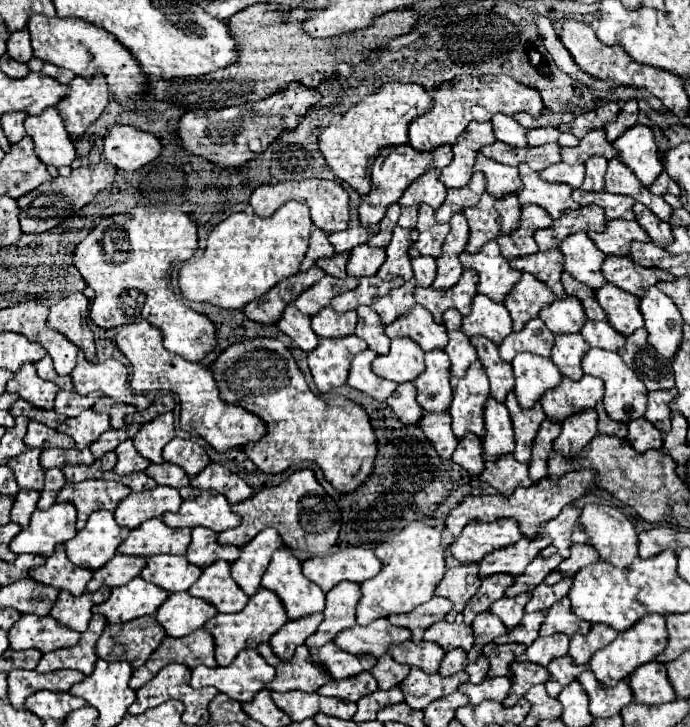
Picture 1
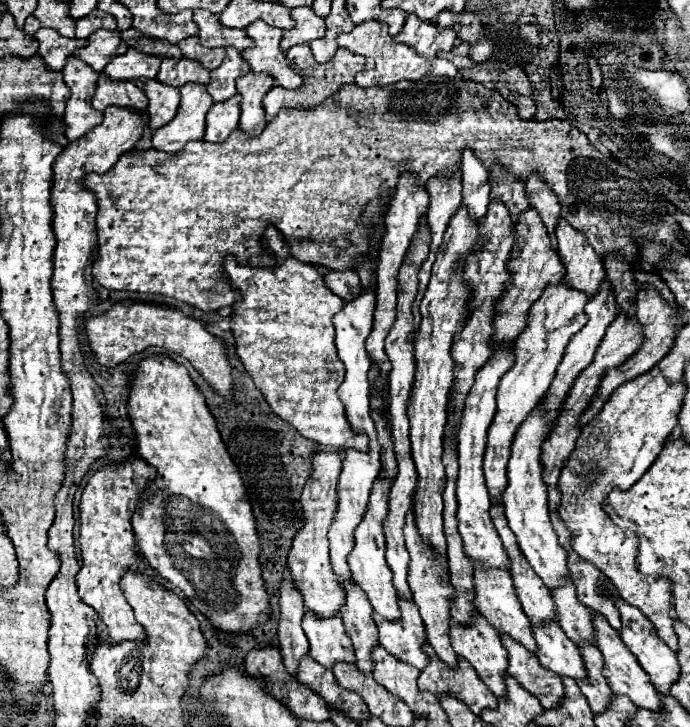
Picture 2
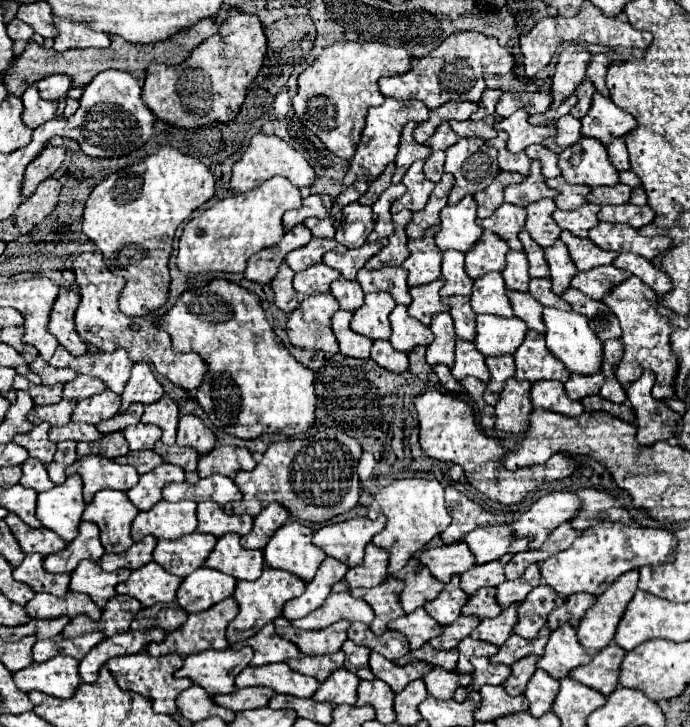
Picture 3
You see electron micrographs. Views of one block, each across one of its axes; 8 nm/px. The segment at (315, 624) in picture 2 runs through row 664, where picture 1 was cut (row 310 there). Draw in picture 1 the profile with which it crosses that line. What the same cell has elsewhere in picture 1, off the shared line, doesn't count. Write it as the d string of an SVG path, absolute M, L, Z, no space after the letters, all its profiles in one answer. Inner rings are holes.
M324 308L318 316L312 316L312 330L320 338L340 338L354 334L356 312L338 314L332 308Z

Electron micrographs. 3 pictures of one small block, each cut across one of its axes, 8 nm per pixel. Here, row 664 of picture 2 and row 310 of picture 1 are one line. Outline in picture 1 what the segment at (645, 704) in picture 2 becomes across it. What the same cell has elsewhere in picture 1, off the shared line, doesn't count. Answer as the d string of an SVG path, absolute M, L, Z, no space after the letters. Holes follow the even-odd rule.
M614 284L596 290L596 298L608 314L610 326L620 334L630 336L634 330L644 326L644 318L640 316L640 298L616 288Z

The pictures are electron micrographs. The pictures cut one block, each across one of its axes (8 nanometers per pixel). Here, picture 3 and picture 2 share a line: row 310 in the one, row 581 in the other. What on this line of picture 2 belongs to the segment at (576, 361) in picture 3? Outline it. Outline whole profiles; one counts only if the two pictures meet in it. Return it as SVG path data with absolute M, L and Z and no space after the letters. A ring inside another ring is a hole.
M532 410L532 414L528 414L528 418L520 424L512 442L512 456L508 460L508 488L504 492L504 512L512 532L518 538L520 550L524 552L530 566L550 590L556 590L556 586L562 586L566 580L572 580L572 574L566 564L568 554L558 544L556 532L548 516L546 484L542 482L540 446L546 440L550 430L552 430L552 422L546 424L540 410Z

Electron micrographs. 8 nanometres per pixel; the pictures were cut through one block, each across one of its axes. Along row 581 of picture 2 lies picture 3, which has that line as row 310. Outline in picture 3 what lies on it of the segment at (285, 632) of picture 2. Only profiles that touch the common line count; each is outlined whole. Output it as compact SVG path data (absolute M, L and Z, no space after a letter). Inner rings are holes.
M282 262L278 274L270 282L270 286L274 290L274 302L284 312L292 312L302 300L302 296L292 286L292 276L294 276L294 270L286 262Z

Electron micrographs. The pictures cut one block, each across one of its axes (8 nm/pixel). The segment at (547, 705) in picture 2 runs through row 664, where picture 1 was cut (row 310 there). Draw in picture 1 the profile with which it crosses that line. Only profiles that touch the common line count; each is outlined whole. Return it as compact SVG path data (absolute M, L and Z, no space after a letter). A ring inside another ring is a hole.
M522 274L522 280L514 286L514 290L504 300L504 306L508 308L514 322L514 332L520 332L520 328L524 328L528 320L536 318L538 312L544 306L548 306L552 300L556 300L552 290L548 290L534 276Z

